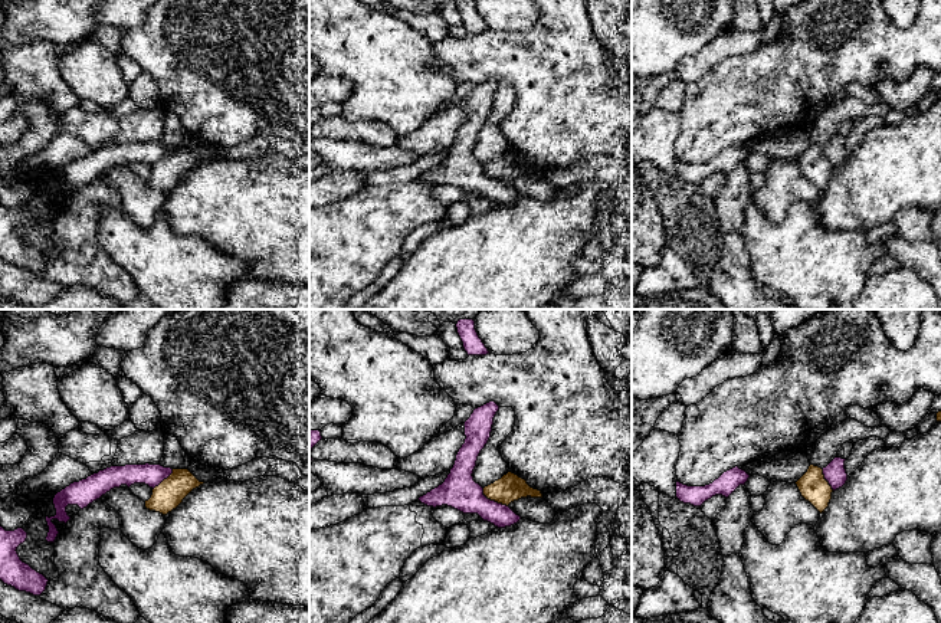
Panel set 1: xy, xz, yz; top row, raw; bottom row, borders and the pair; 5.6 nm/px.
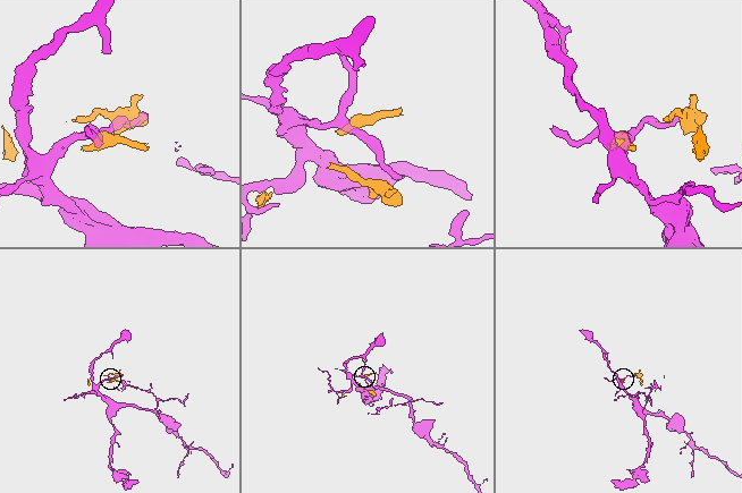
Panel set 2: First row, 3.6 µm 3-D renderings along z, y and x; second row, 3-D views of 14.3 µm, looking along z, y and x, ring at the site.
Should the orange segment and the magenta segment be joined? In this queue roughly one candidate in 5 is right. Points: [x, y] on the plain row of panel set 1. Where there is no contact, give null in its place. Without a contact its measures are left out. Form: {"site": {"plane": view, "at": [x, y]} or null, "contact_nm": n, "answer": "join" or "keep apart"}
{"site": {"plane": "xz", "at": [492, 177]}, "contact_nm": 180, "answer": "keep apart"}

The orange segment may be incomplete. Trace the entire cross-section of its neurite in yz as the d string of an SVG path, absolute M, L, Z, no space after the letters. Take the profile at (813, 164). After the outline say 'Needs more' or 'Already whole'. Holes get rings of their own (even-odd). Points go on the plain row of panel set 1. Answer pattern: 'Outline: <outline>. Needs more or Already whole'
Outline: M810 142L796 163L806 178L809 178L820 191L824 190L832 177L833 167L824 157L822 145Z. Already whole

